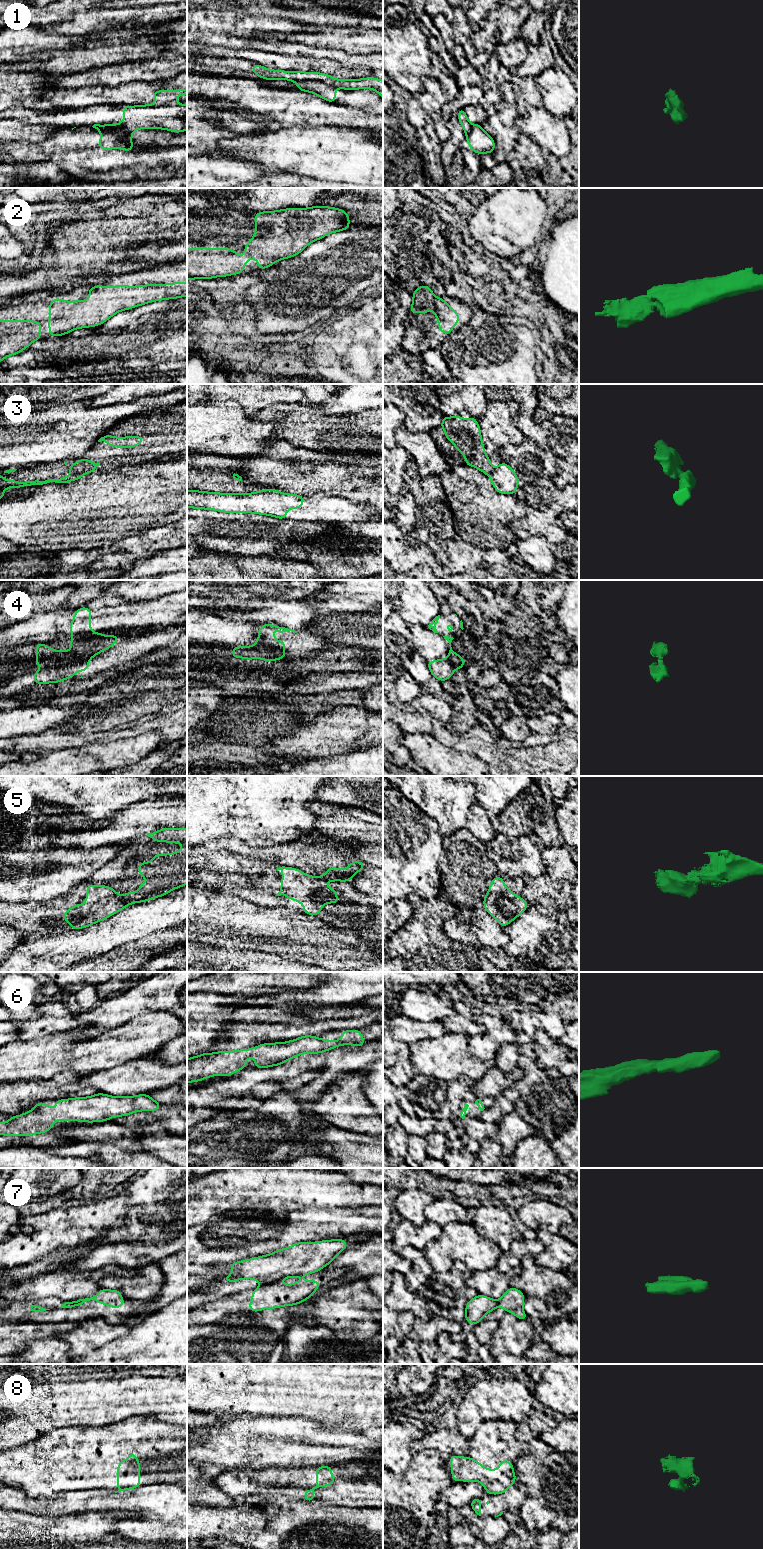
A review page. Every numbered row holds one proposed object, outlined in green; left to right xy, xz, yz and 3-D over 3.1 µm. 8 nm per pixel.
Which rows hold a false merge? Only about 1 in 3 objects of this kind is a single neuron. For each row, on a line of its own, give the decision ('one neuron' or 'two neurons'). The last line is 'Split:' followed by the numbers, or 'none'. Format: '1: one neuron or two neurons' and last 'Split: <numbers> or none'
1: two neurons
2: one neuron
3: two neurons
4: two neurons
5: two neurons
6: one neuron
7: two neurons
8: two neurons
Split: 1, 3, 4, 5, 7, 8

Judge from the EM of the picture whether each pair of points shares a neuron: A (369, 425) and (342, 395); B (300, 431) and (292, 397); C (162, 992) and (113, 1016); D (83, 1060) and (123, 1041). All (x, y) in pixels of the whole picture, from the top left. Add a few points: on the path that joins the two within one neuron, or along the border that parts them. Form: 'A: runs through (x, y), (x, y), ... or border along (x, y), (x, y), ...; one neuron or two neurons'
A: border along (372, 408), (334, 415); two neurons
B: border along (299, 402), (272, 403), (270, 405); two neurons
C: runs through (150, 994), (125, 1006); one neuron
D: runs through (93, 1054), (113, 1047); one neuron

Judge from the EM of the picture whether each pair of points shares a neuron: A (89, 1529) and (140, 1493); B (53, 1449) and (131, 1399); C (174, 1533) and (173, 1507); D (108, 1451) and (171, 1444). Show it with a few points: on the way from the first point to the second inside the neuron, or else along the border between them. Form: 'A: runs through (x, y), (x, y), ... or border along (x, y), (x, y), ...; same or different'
A: border along (91, 1511), (129, 1511), (131, 1513); different
B: border along (110, 1423), (104, 1426), (63, 1427); different
C: border along (176, 1522), (168, 1524); different
D: runs through (124, 1445), (155, 1445); same

